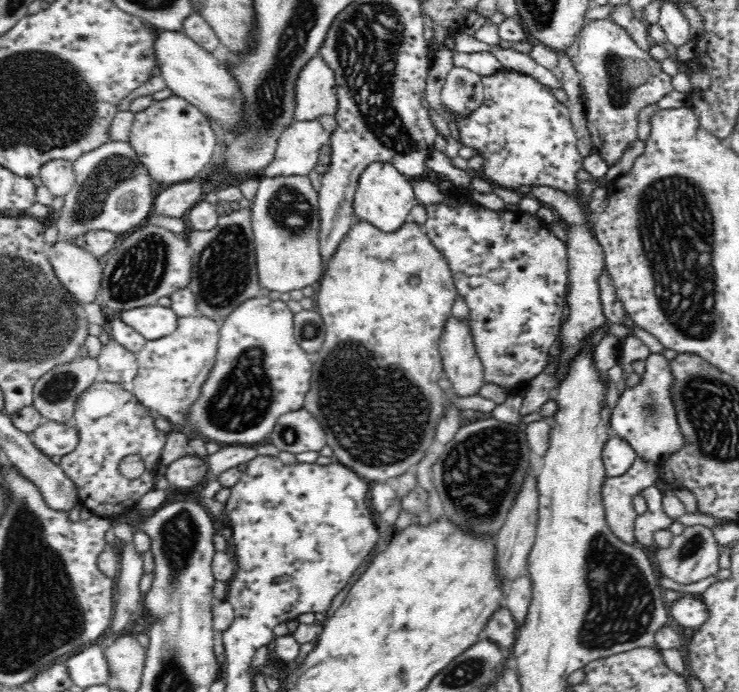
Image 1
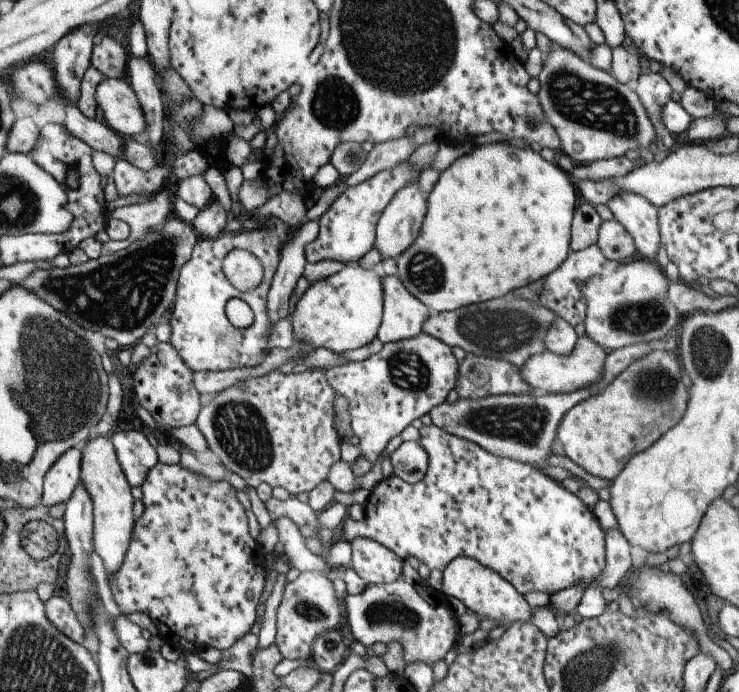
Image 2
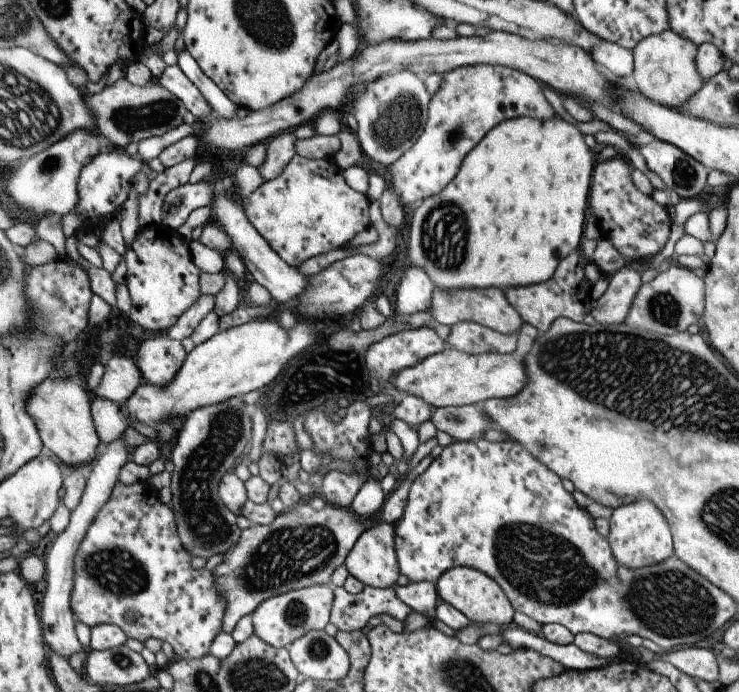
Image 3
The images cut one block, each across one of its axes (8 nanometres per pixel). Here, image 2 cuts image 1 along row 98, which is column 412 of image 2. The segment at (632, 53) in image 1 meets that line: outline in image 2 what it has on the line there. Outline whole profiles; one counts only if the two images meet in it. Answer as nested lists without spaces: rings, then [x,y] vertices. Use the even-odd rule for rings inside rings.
[[[401,578],[391,583],[368,583],[360,594],[345,596],[345,622],[365,651],[376,642],[399,642],[404,664],[423,662],[432,666],[442,661],[457,642],[457,620],[446,598],[421,583],[407,584]]]

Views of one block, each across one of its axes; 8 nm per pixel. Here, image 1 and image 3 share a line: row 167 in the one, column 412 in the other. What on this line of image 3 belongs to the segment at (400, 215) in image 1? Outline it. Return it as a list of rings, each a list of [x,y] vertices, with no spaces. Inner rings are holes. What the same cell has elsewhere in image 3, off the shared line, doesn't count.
[[[445,348],[442,352],[425,358],[413,367],[396,373],[390,384],[399,391],[404,391],[428,403],[433,410],[438,407],[459,407],[487,401],[505,399],[517,395],[527,383],[523,356],[510,353],[484,353],[471,355]]]

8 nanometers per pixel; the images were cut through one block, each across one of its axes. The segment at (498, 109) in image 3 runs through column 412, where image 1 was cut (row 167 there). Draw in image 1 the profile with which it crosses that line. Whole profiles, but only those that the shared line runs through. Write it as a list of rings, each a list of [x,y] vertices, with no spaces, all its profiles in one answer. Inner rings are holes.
[[[178,96],[154,102],[134,114],[128,143],[144,164],[152,186],[170,186],[201,177],[209,167],[217,139],[206,115],[196,106]]]

